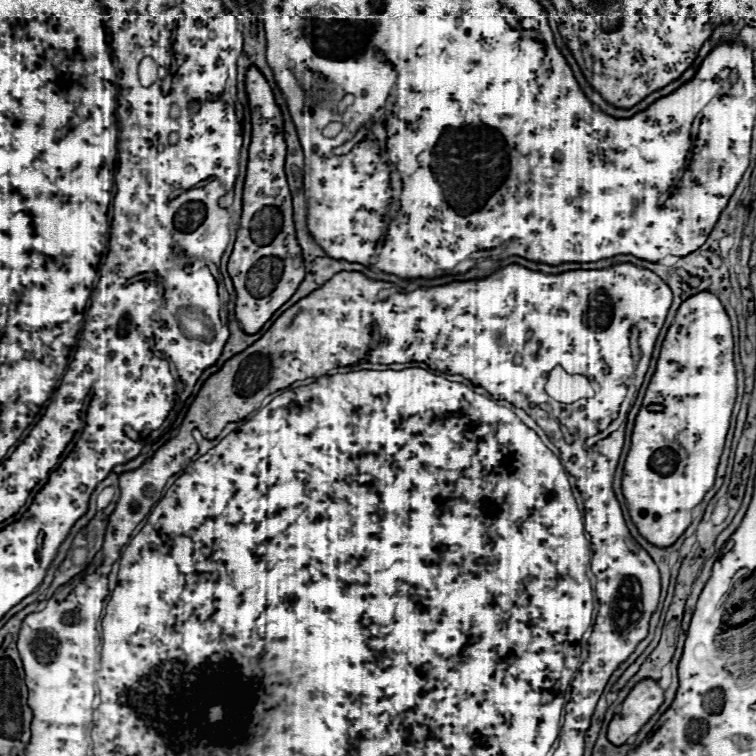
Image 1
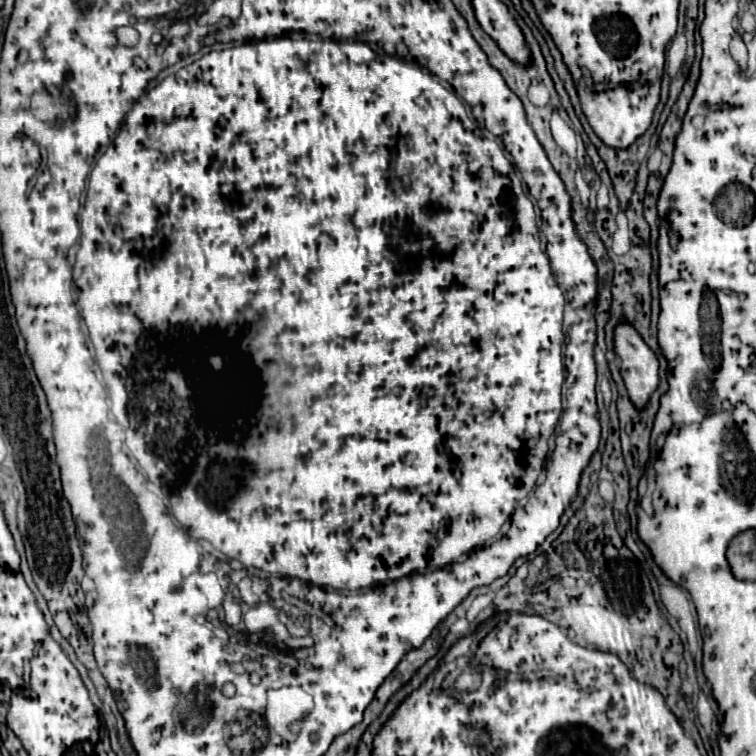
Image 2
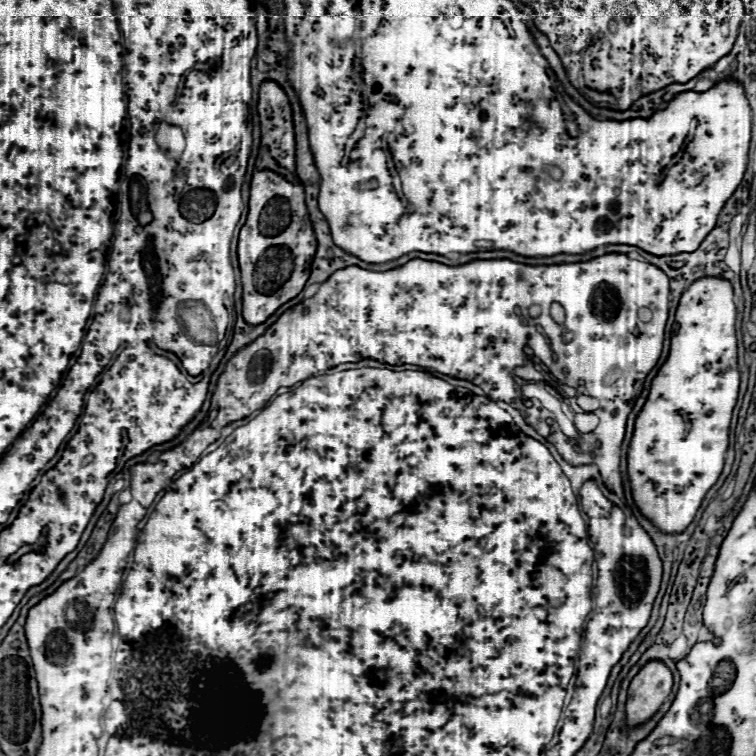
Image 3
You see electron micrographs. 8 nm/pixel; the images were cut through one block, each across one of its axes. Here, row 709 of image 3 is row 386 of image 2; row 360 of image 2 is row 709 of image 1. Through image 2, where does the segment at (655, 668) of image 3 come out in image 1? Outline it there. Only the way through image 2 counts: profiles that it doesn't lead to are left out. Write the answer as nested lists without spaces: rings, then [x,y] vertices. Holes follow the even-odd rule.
[[[640,680],[622,702],[622,710],[614,714],[608,726],[608,740],[616,746],[622,746],[630,736],[638,734],[642,726],[658,712],[660,704],[664,702],[664,692],[666,690],[658,680]]]

